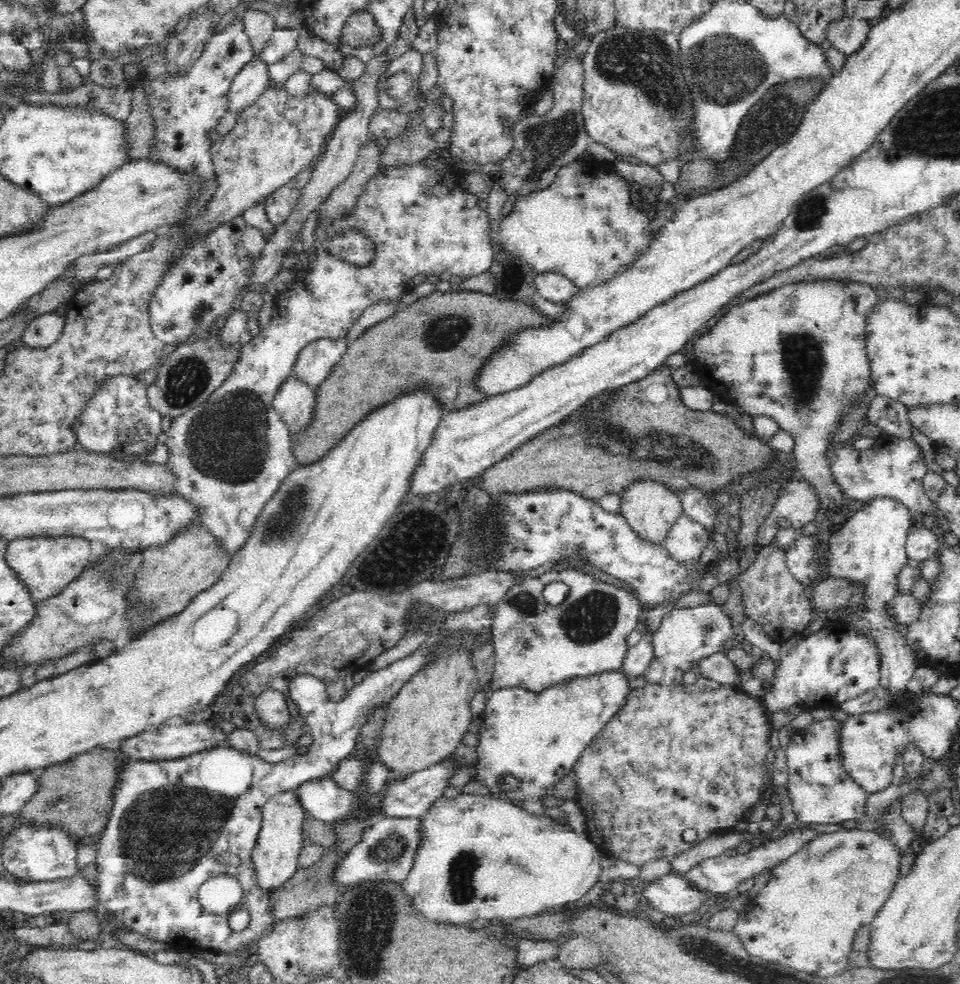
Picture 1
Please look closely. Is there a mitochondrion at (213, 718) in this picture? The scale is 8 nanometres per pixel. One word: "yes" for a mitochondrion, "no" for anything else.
no

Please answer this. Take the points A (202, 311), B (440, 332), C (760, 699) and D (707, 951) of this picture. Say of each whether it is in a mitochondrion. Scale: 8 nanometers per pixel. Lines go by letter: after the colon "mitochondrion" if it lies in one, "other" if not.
A: mitochondrion
B: mitochondrion
C: other
D: mitochondrion

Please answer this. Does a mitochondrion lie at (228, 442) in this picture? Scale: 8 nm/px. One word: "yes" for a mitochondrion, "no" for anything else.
yes

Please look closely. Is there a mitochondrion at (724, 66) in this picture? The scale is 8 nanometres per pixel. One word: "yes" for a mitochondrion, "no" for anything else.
yes

